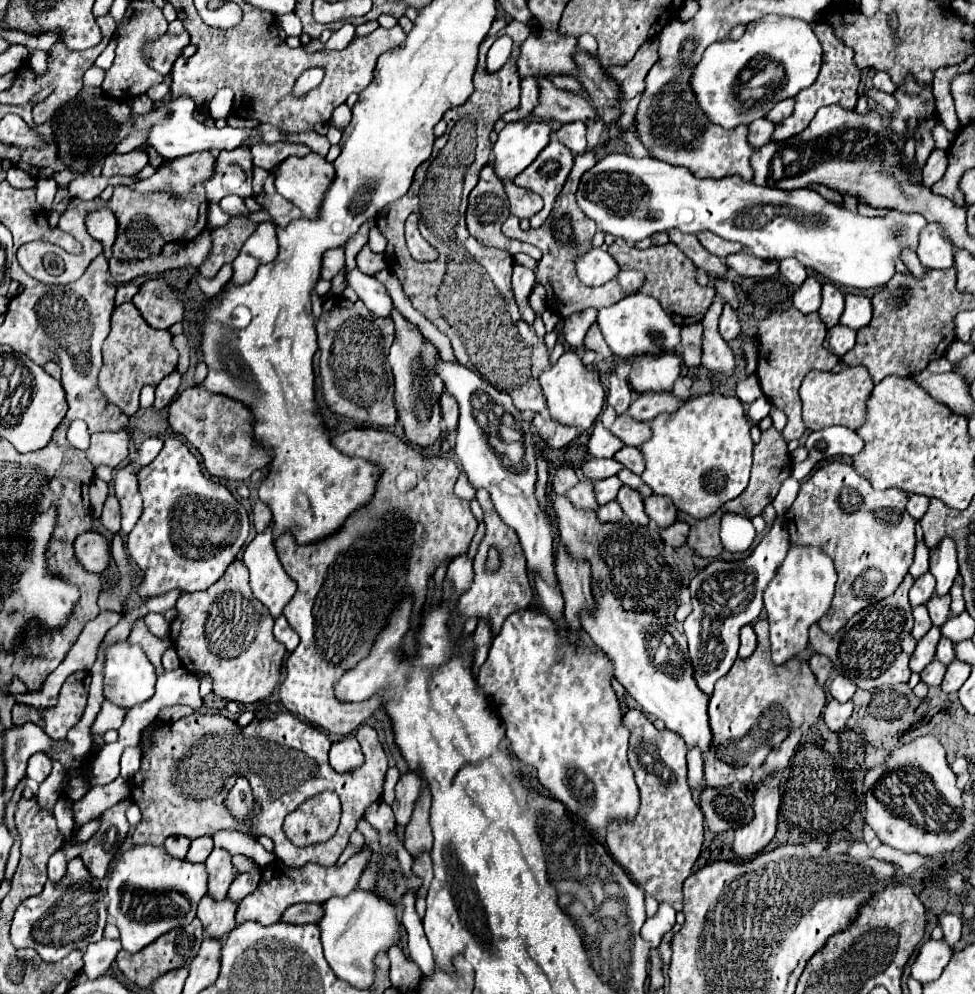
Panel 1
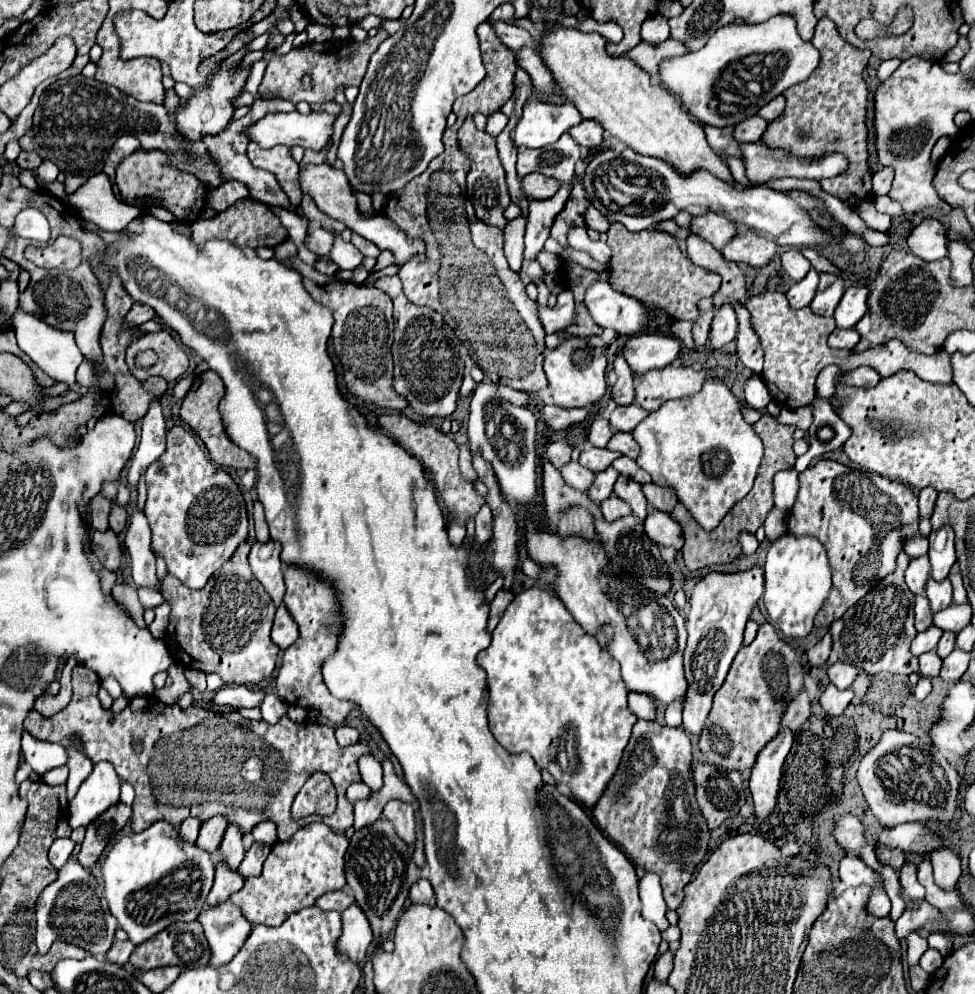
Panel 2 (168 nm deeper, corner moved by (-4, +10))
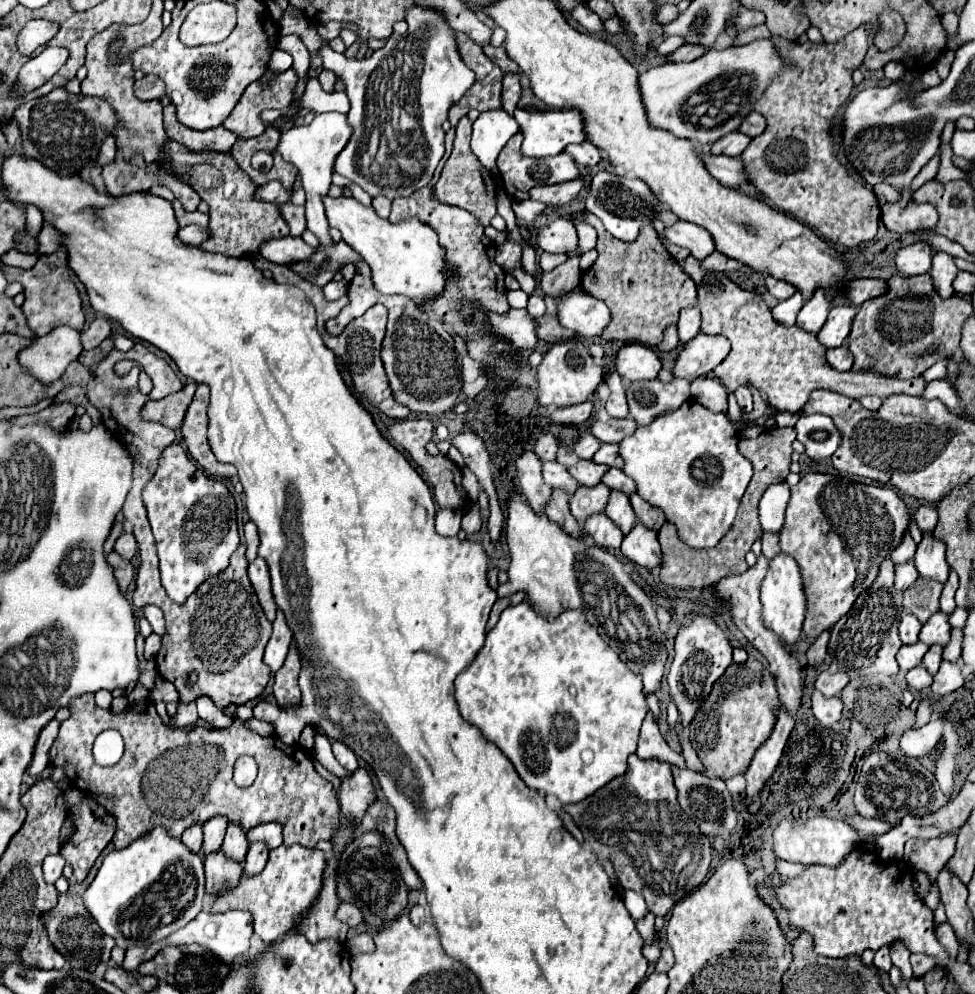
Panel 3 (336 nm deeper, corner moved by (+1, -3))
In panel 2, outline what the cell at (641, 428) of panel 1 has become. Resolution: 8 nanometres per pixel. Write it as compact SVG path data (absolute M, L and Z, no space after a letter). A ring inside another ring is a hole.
M629 404L629 406L617 406L613 412L611 412L611 426L613 430L621 430L621 432L631 432L649 412L643 410L641 406L637 404Z

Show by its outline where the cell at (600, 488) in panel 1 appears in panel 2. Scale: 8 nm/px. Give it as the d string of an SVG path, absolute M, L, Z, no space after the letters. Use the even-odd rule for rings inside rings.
M609 466L607 470L603 470L603 472L597 472L597 474L595 474L595 480L593 480L593 484L591 484L591 488L587 490L587 496L589 496L595 504L607 500L607 498L613 494L613 484L615 484L617 478L619 478L619 474L617 474L617 470L611 468L611 466Z

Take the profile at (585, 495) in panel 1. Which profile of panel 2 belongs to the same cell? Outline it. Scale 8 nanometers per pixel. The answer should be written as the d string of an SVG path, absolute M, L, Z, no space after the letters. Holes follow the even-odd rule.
M569 462L559 472L569 486L573 486L575 490L581 490L581 492L585 492L593 482L593 472L583 468L579 462Z

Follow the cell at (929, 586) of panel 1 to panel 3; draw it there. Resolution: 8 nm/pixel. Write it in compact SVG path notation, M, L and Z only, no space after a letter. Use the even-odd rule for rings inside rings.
M908 561L904 565L896 565L896 589L906 591L914 581L918 579L918 571L914 567L914 561Z

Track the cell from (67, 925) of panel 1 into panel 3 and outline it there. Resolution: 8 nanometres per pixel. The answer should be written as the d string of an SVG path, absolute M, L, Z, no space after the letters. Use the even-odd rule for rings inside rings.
M62 893L58 897L58 905L52 911L46 911L42 915L42 919L44 919L44 927L46 927L50 943L54 943L56 951L72 967L94 971L100 963L110 961L110 951L114 947L114 939L100 931L96 919L92 919L92 915L88 915L88 909L84 907L84 903L78 897L74 897L70 893Z

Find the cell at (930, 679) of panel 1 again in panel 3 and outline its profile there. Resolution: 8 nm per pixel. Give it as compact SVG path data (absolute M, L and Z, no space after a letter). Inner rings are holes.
M918 665L918 667L914 667L914 669L908 671L906 681L908 681L910 689L914 689L914 691L924 691L924 689L928 689L928 687L932 685L932 675L926 671L924 665Z

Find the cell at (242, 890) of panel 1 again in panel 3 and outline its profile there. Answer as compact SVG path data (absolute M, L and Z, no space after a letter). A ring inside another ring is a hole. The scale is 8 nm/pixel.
M252 843L246 855L246 863L244 863L244 873L246 875L256 875L264 869L266 861L268 861L268 847L264 843Z

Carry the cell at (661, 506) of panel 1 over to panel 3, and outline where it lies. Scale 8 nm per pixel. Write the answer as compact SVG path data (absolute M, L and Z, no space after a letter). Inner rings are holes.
M632 493L632 495L630 495L630 503L632 503L632 509L636 511L638 519L640 519L648 529L660 531L660 527L666 523L664 511L660 511L658 507L652 507L650 503L646 503L638 493Z

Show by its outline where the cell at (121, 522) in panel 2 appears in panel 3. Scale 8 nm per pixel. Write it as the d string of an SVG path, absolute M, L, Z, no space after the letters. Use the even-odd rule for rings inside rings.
M122 533L114 545L114 551L124 559L132 559L136 553L136 539L132 533Z

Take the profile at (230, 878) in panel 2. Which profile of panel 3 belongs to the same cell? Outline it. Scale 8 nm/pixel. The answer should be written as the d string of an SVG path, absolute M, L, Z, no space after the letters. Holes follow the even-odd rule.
M222 851L206 855L204 869L206 869L206 893L212 897L220 897L224 891L238 887L242 877L242 867L236 861L226 859Z

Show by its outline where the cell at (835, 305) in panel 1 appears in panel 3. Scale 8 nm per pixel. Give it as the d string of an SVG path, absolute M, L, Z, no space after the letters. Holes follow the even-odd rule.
M816 289L814 295L800 309L796 325L804 327L804 331L818 333L820 327L826 323L830 309L832 309L832 299L826 295L824 289Z

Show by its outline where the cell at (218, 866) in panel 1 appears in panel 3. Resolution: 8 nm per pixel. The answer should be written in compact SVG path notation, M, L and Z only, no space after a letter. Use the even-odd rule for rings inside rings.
M230 823L228 829L226 829L224 843L222 843L224 855L228 855L228 859L236 859L236 863L242 863L244 857L246 857L248 845L250 845L250 843L248 843L248 839L246 839L246 833L240 829L240 825Z

